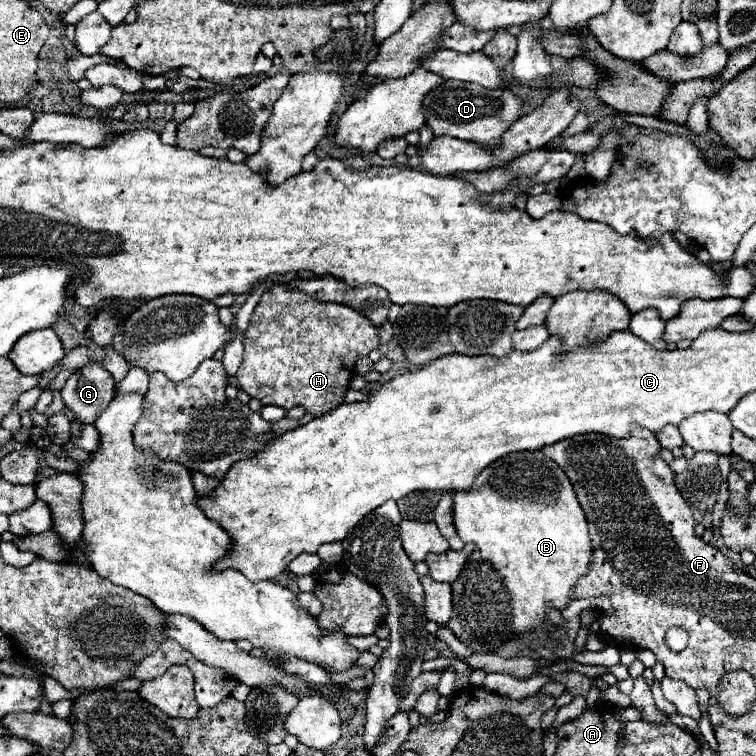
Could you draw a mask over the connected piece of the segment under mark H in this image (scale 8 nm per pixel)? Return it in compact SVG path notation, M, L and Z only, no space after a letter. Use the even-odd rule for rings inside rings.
M277 284L261 296L259 304L253 310L251 322L243 336L243 362L235 378L241 390L245 390L253 398L259 398L263 404L283 406L285 410L291 410L293 406L303 406L307 412L321 416L341 404L343 394L349 388L349 380L353 378L357 356L367 356L377 346L377 328L353 308L347 308L345 304L321 302L311 298L309 294L303 294L301 290L289 288L287 284Z

